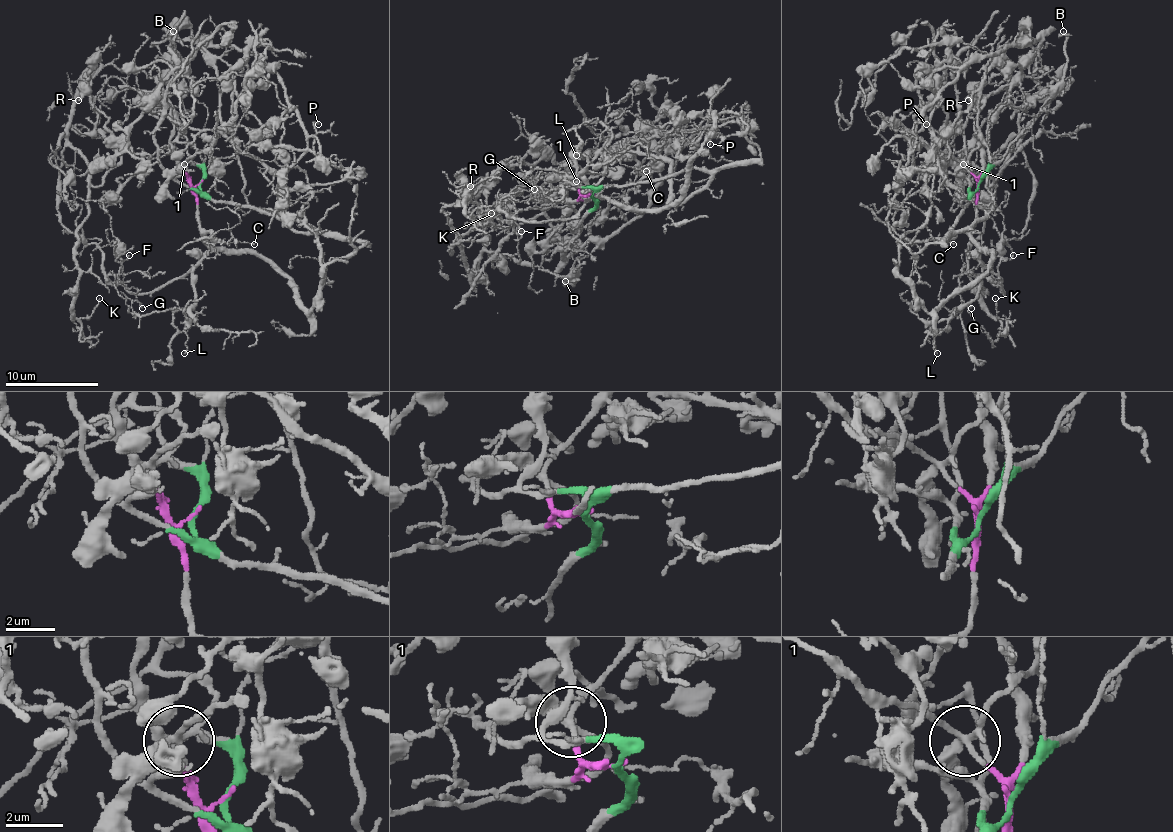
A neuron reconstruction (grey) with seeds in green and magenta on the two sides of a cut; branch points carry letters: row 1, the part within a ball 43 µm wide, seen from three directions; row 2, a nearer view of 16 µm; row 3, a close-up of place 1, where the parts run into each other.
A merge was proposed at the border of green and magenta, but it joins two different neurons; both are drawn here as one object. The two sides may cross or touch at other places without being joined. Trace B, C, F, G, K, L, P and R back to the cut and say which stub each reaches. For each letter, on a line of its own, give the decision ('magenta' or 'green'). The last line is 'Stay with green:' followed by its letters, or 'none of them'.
B: green
C: magenta
F: magenta
G: magenta
K: green
L: magenta
P: green
R: green
Stay with green: B, K, P, R

